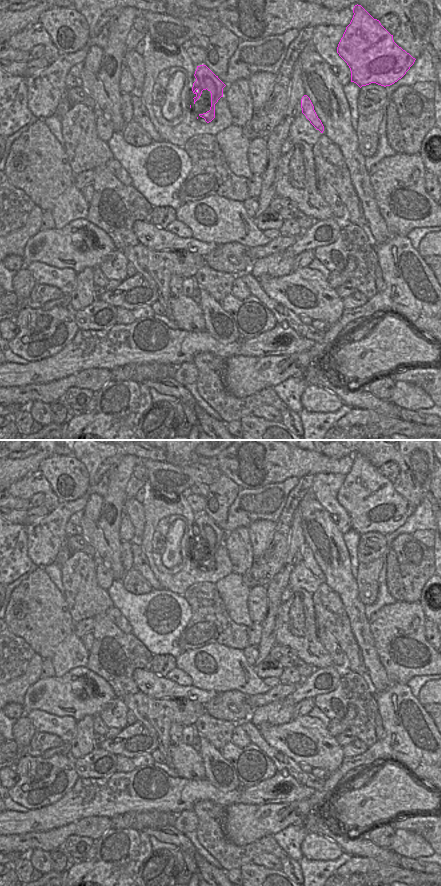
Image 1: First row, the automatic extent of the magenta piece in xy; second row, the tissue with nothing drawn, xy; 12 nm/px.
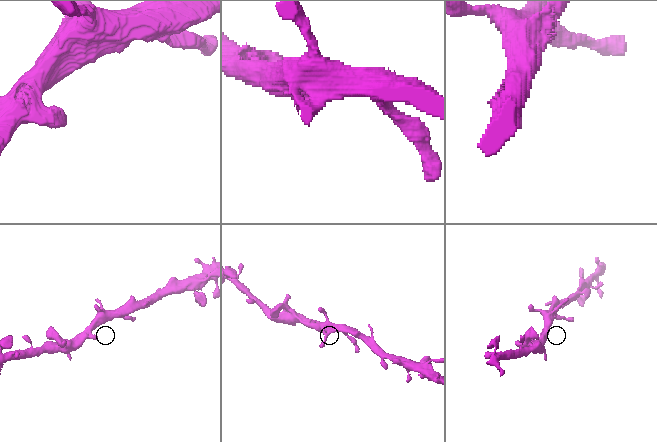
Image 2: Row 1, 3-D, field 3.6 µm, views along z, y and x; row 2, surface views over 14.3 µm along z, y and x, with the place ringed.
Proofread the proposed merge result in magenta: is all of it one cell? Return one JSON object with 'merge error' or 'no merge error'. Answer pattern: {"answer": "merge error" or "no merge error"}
{"answer": "no merge error"}

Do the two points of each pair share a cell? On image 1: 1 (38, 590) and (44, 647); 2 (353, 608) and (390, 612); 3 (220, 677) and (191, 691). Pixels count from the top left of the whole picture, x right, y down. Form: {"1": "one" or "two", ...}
{"1": "one", "2": "two", "3": "two"}

